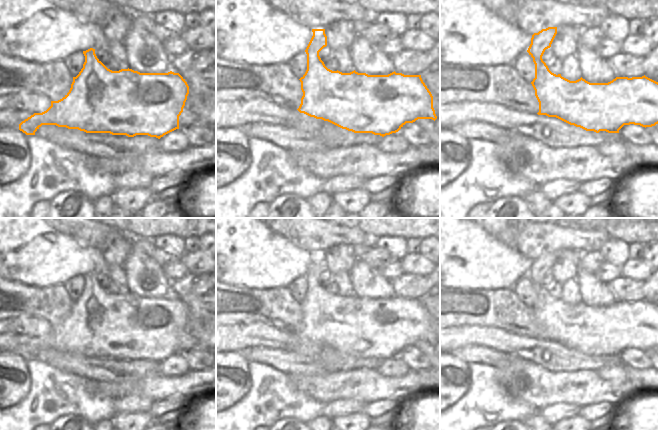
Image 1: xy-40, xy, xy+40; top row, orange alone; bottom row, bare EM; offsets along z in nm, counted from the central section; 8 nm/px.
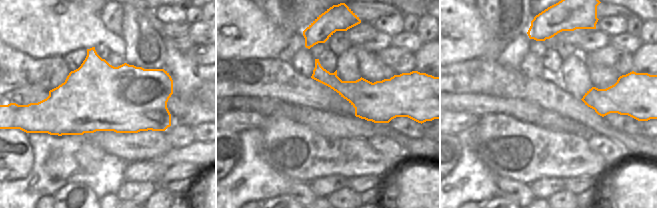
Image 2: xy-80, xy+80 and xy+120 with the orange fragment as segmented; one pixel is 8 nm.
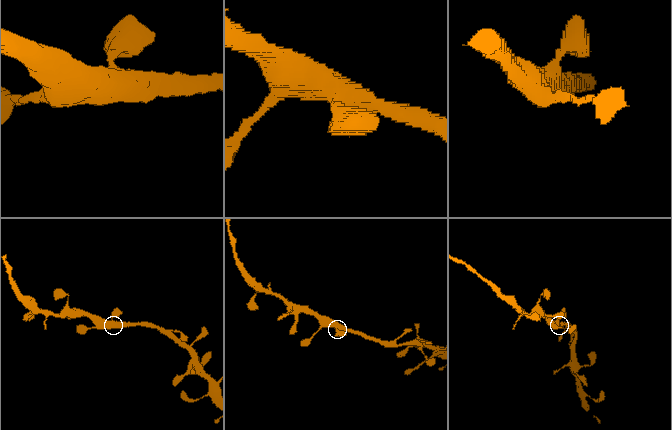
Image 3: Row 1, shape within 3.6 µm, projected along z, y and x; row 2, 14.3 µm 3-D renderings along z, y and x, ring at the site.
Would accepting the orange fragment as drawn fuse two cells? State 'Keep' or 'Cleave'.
Keep.

